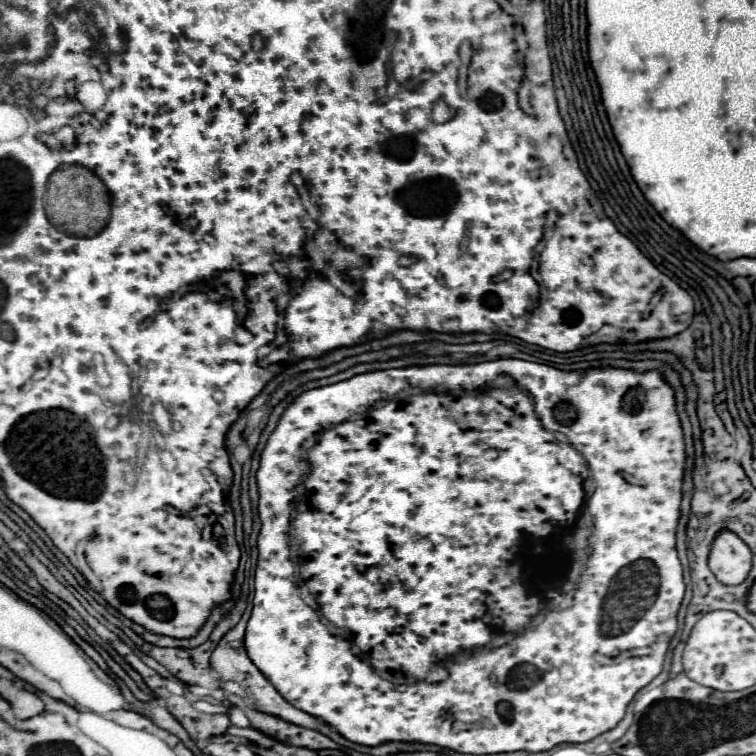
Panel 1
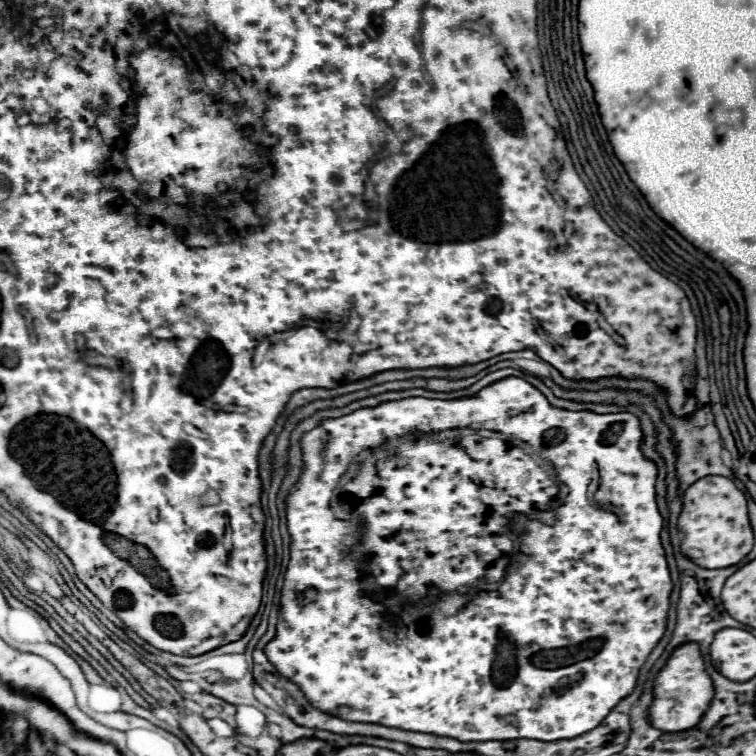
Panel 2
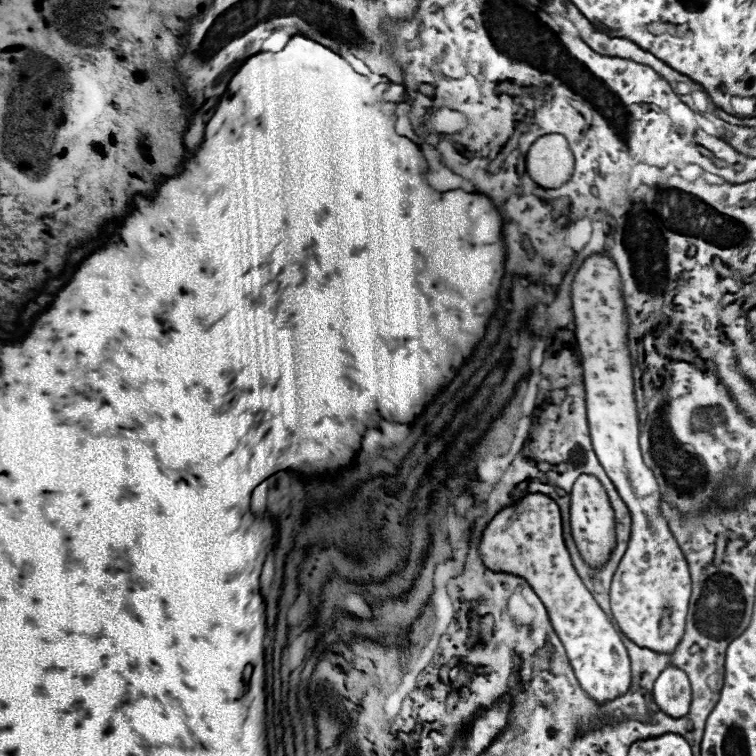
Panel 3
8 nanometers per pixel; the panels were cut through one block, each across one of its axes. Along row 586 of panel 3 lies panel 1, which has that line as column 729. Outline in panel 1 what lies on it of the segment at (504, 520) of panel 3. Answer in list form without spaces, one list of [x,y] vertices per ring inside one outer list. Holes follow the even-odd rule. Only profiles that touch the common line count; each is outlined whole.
[[[724,530],[712,544],[708,566],[721,583],[739,585],[752,568],[752,552],[734,532]]]

